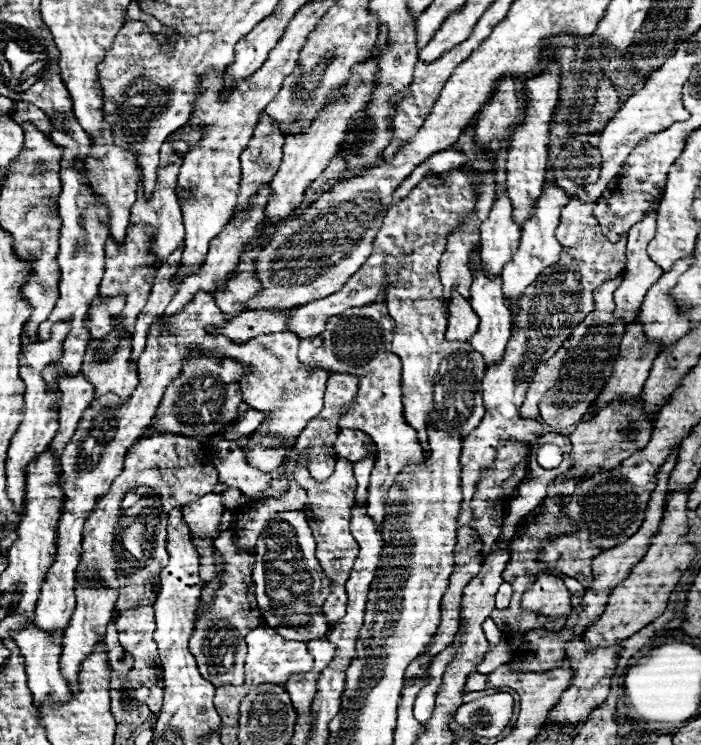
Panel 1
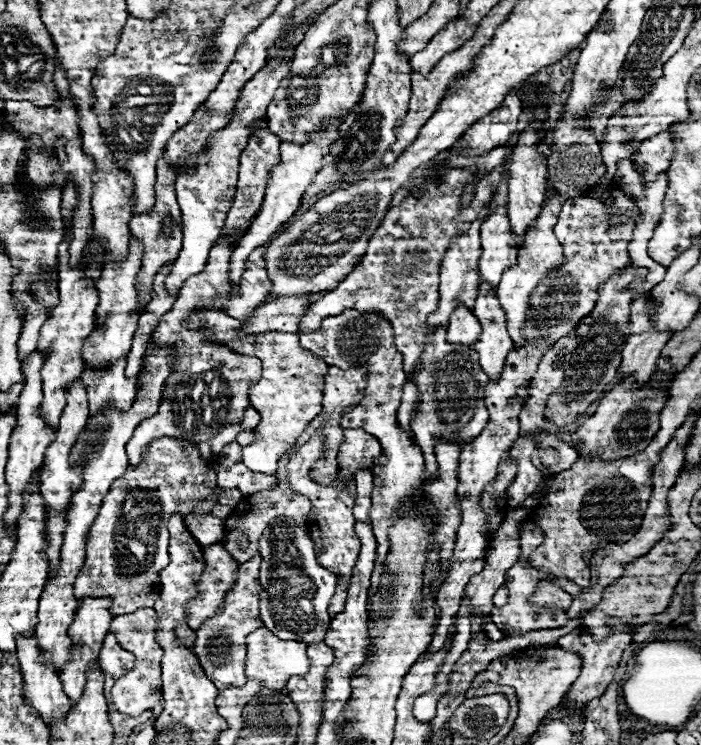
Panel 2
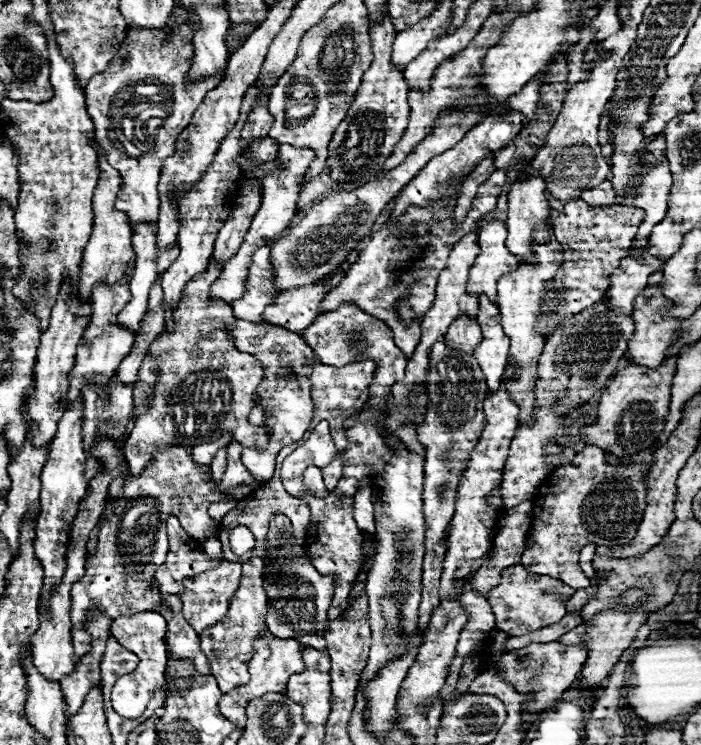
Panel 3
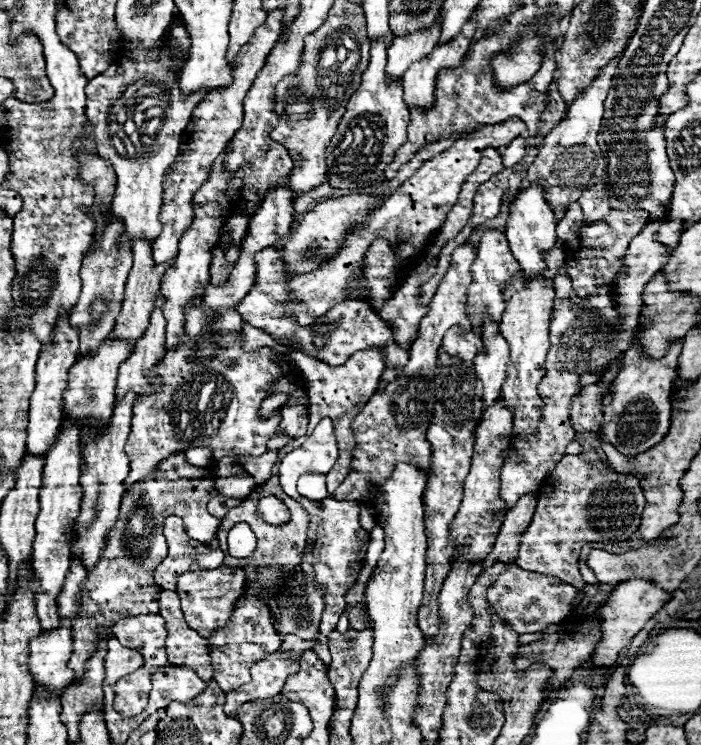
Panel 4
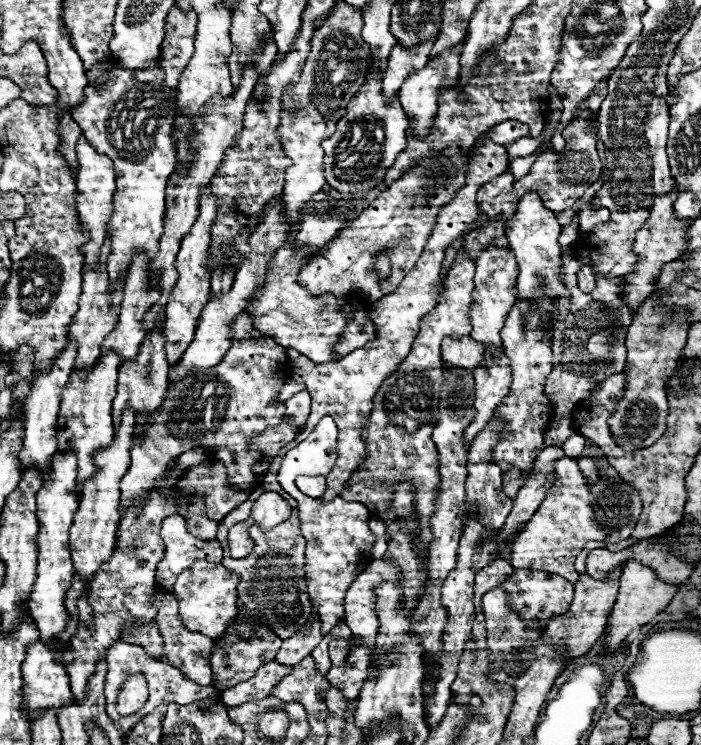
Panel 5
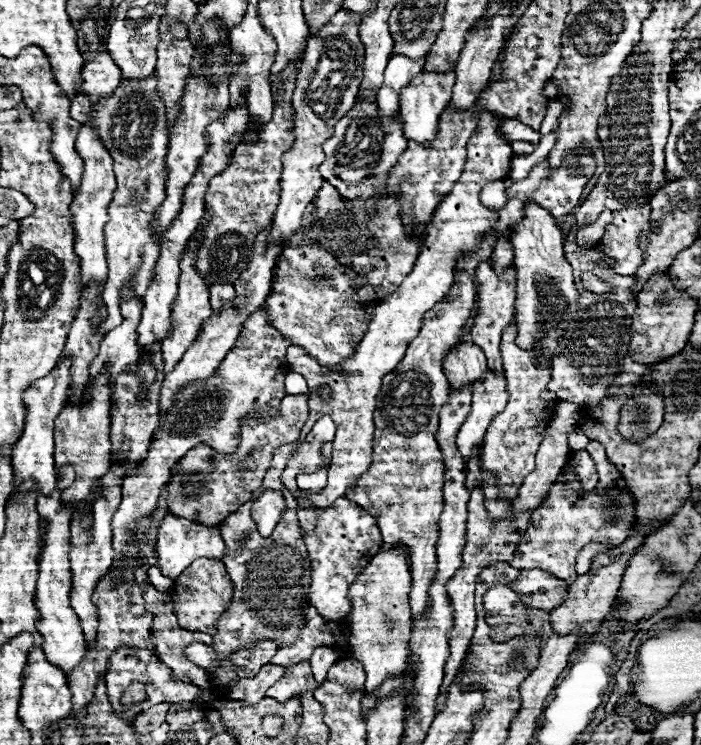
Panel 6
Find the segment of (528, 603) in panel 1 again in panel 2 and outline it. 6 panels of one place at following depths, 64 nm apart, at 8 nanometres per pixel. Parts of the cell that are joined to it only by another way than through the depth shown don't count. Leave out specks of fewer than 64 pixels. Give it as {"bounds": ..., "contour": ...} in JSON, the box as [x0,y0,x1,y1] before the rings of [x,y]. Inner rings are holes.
{"bounds":[532,580,572,610],"contour":[[[542,580],[536,586],[536,594],[532,594],[532,604],[568,610],[572,604],[572,596],[566,590],[562,590],[558,584],[554,584],[550,580]]]}

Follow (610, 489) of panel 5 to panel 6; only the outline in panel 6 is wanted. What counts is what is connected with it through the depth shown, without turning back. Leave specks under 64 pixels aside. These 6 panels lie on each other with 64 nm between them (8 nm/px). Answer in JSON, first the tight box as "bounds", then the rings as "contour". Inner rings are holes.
{"bounds":[514,464,636,584],"contour":[[[564,464],[556,484],[550,488],[546,502],[532,512],[528,530],[520,540],[514,560],[514,568],[540,568],[554,574],[556,578],[572,584],[576,580],[574,560],[582,546],[590,542],[600,544],[622,544],[628,538],[628,532],[636,520],[636,498],[626,486],[612,486],[604,490],[580,492],[580,480],[572,476],[572,466]]]}

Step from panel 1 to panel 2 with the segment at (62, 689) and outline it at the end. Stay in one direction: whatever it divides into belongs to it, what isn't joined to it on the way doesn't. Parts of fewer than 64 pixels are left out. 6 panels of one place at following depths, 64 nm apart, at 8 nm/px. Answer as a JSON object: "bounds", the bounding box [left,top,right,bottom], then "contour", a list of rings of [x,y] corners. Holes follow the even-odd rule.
{"bounds":[16,636,72,726],"contour":[[[18,636],[16,644],[18,644],[16,654],[18,654],[18,660],[20,660],[22,674],[24,674],[26,700],[30,702],[30,706],[34,706],[38,710],[38,716],[50,726],[54,718],[66,716],[72,702],[68,700],[68,696],[62,690],[62,682],[60,682],[56,668],[48,668],[48,664],[40,664],[40,646],[36,644],[36,636]]]}

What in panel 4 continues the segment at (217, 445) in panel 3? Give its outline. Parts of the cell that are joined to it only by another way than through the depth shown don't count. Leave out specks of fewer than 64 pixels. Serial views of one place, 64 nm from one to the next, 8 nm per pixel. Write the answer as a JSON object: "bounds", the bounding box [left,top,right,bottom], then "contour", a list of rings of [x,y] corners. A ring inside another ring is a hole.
{"bounds":[184,446,212,466],"contour":[[[208,446],[192,448],[192,450],[186,450],[184,454],[186,454],[188,462],[194,466],[210,466],[210,462],[212,462],[212,448],[208,448]]]}

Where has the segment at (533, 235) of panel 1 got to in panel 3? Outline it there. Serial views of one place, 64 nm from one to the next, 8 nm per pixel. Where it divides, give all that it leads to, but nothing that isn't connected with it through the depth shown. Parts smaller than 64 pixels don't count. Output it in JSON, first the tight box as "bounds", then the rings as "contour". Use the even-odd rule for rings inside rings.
{"bounds":[498,236,564,422],"contour":[[[550,236],[548,244],[536,244],[532,248],[536,252],[536,264],[520,264],[516,270],[508,272],[508,276],[502,276],[498,280],[498,308],[502,314],[502,326],[506,336],[512,340],[510,344],[510,364],[520,370],[520,376],[516,380],[508,380],[508,392],[512,400],[520,406],[520,422],[532,420],[532,408],[534,408],[534,384],[536,384],[536,364],[544,348],[544,338],[534,334],[536,318],[540,314],[540,298],[544,294],[544,288],[554,280],[556,270],[564,262],[562,258],[562,246],[556,242],[556,236]]]}

